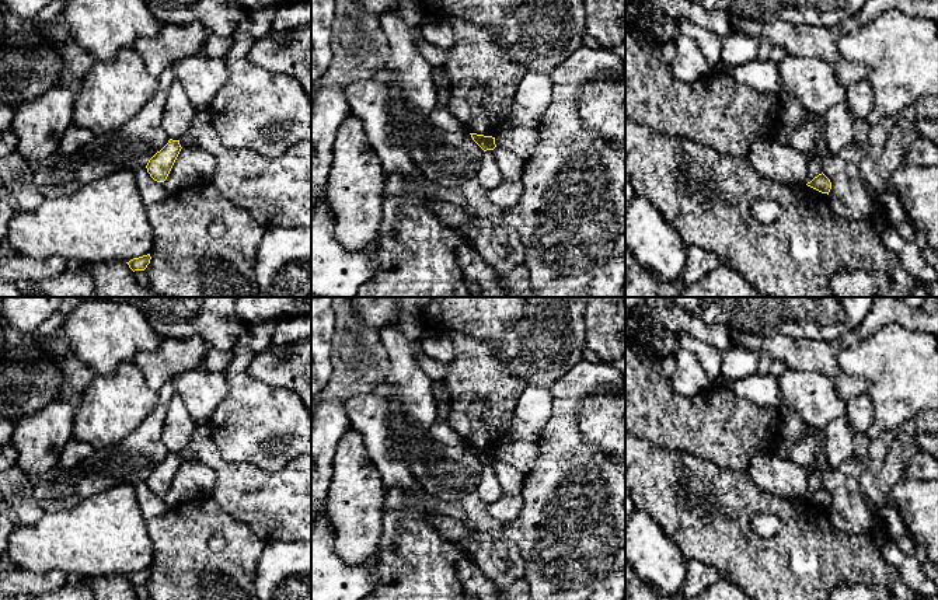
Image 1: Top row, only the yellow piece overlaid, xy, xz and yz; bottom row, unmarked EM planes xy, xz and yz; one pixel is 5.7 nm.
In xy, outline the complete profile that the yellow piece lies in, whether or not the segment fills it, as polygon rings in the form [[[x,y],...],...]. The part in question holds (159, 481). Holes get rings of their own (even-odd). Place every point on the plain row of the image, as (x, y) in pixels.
[[[170,453],[168,457],[149,474],[146,482],[154,495],[164,496],[167,493],[181,463],[179,454]]]

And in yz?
[[[822,486],[817,491],[815,491],[810,496],[806,498],[808,500],[822,506],[822,507],[827,507],[831,503],[831,496],[830,493]]]

